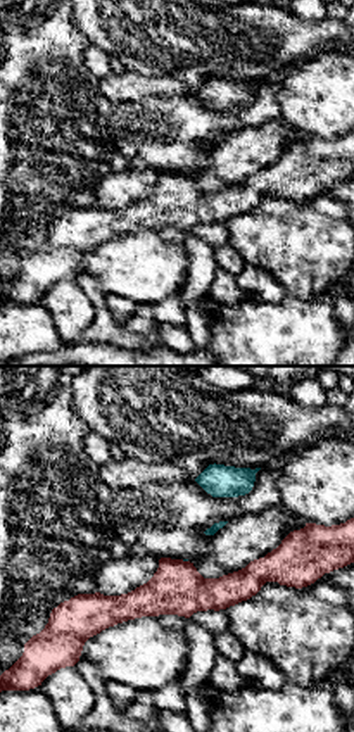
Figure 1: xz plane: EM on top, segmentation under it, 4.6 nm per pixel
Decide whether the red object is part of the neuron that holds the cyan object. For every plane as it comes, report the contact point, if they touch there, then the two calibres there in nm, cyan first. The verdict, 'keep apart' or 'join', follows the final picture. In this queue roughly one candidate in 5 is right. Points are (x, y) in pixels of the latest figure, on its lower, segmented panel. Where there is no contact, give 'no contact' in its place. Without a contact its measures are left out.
contact (185, 560); calibres 20 and 240 nm

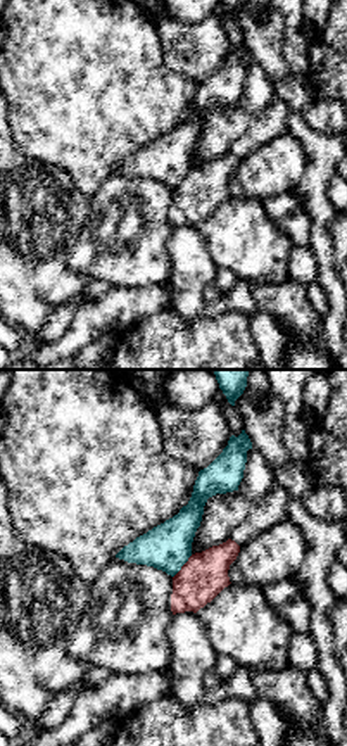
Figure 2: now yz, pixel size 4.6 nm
contact (182, 565); calibres 220 and 220 nm

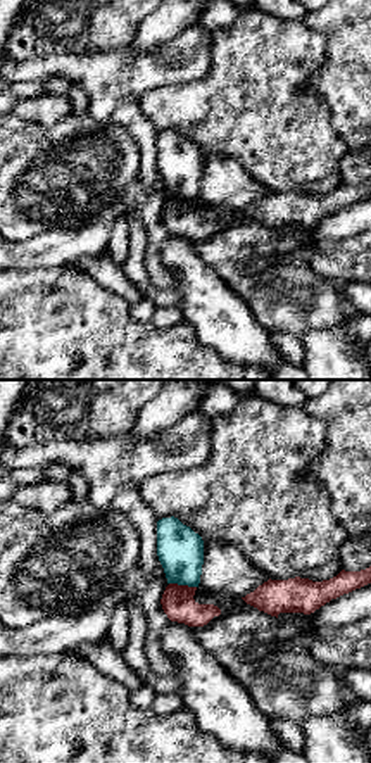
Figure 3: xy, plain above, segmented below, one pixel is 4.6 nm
contact (183, 584); calibres 220 and 150 nm

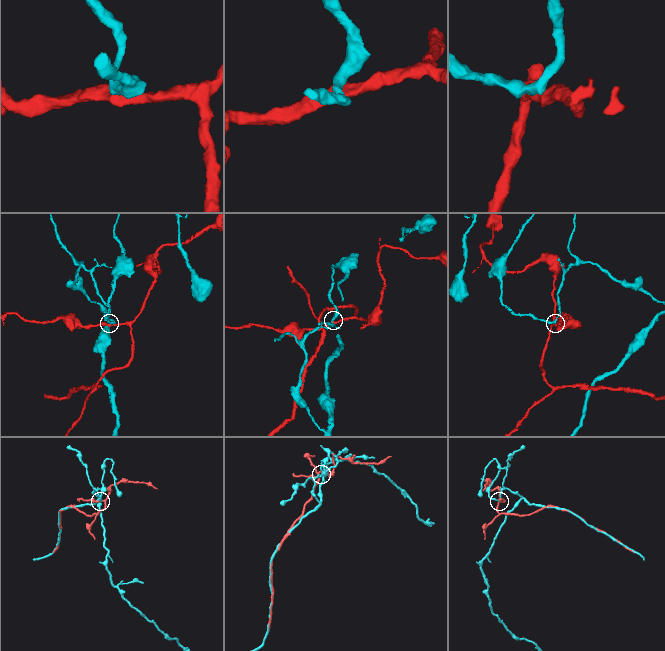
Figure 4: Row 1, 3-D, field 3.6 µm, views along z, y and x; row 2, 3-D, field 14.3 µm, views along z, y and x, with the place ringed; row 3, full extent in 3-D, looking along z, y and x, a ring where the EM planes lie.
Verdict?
keep apart

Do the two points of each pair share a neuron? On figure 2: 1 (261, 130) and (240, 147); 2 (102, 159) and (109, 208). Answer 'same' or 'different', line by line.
1: same
2: different

